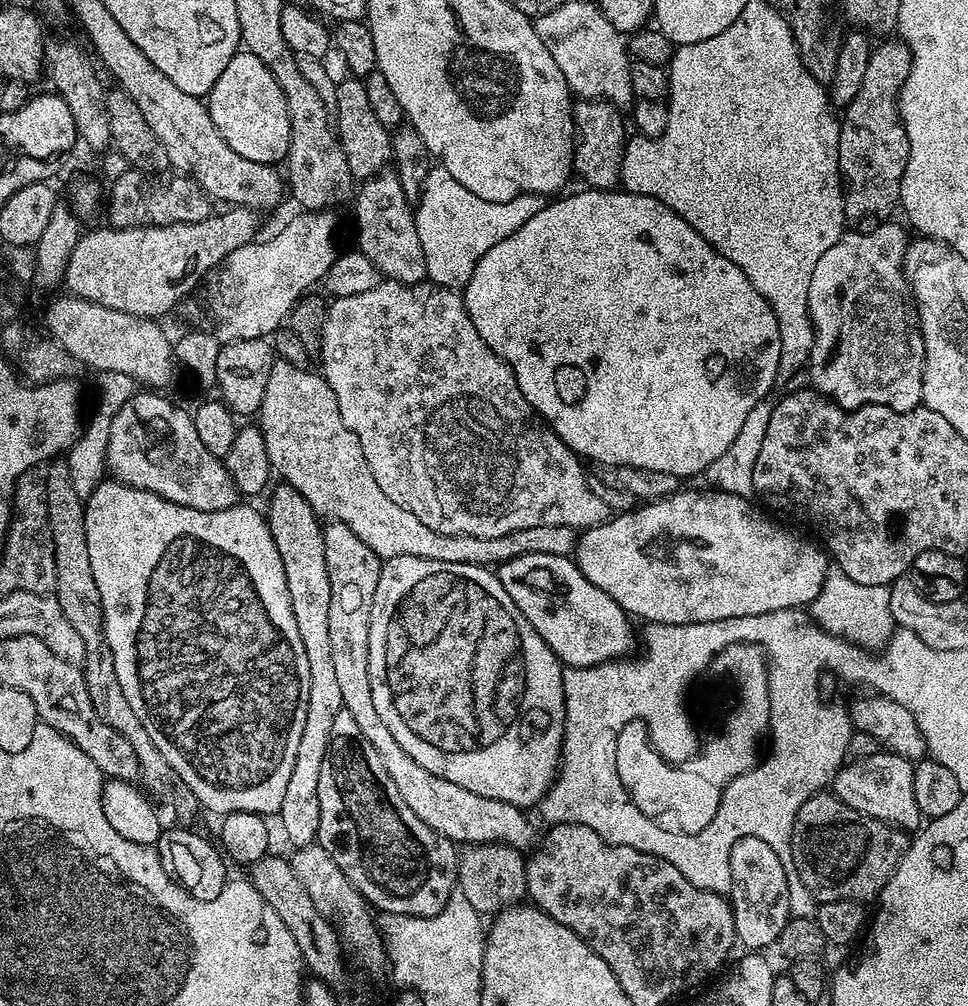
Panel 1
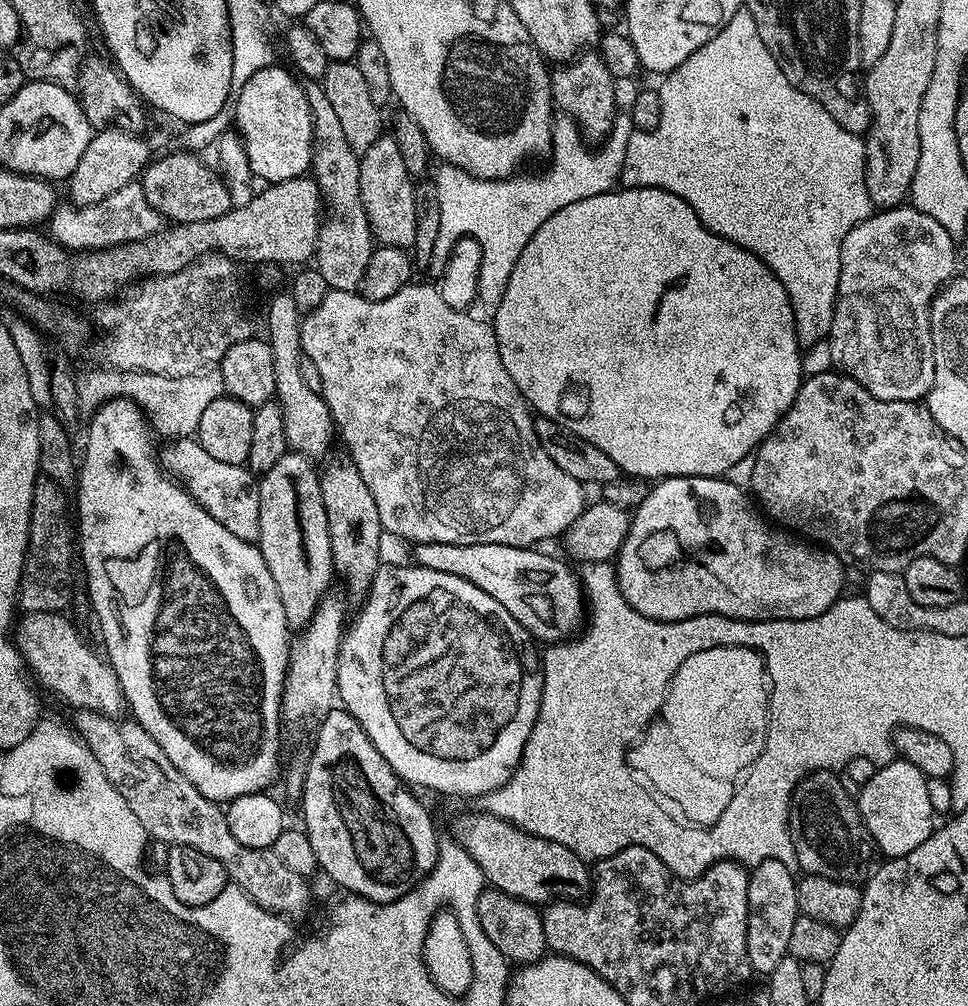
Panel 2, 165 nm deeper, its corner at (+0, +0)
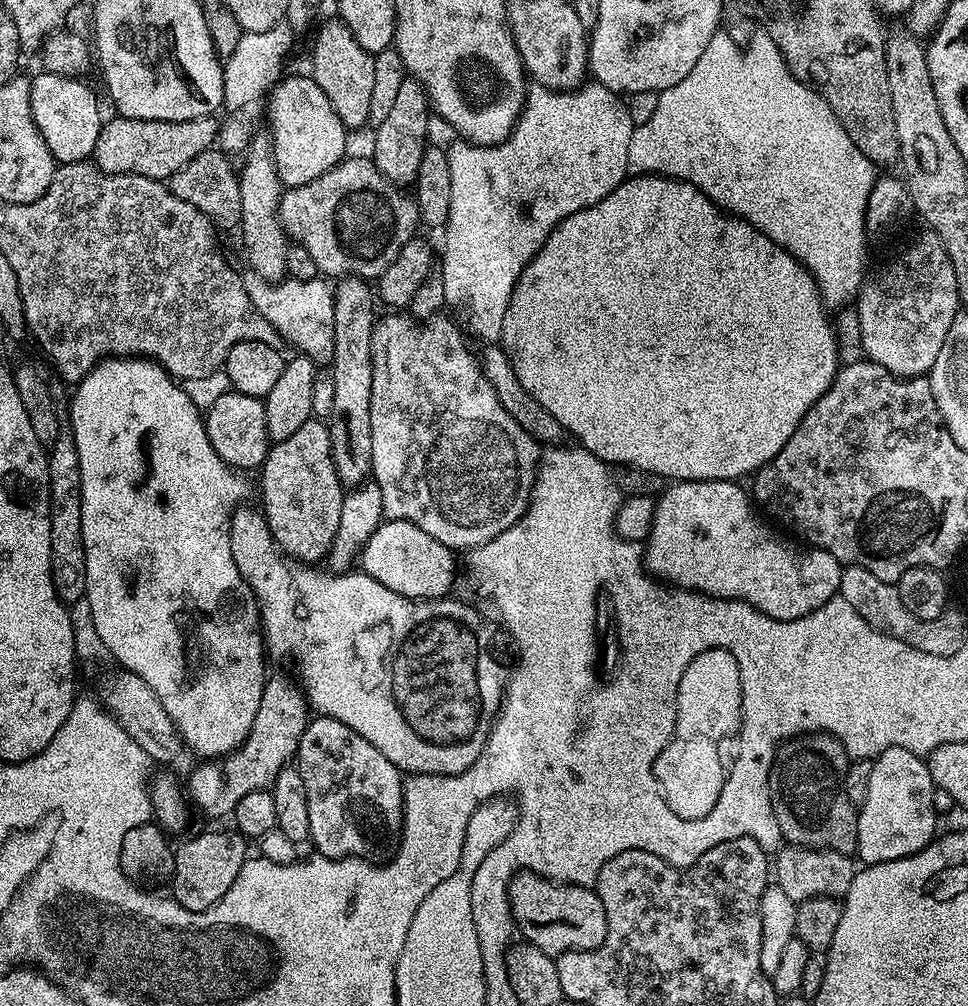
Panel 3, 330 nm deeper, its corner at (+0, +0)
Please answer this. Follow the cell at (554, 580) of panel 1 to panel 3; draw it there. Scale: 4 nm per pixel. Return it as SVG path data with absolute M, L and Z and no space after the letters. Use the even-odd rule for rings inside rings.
M385 519L383 524L360 551L359 567L367 576L382 582L394 594L402 594L411 600L430 600L449 595L456 580L456 560L453 549L430 538L426 530L418 530L405 520Z

